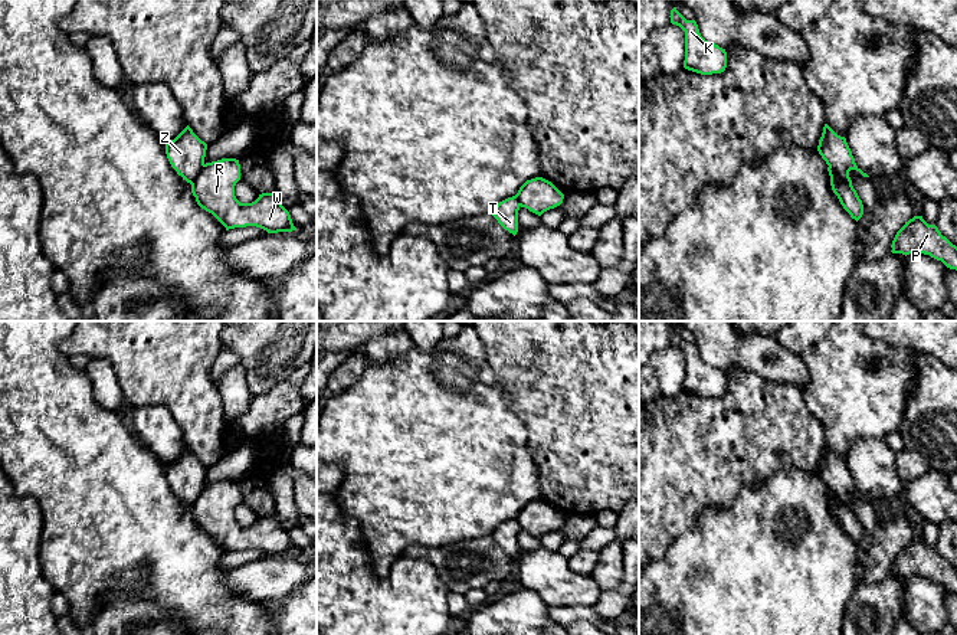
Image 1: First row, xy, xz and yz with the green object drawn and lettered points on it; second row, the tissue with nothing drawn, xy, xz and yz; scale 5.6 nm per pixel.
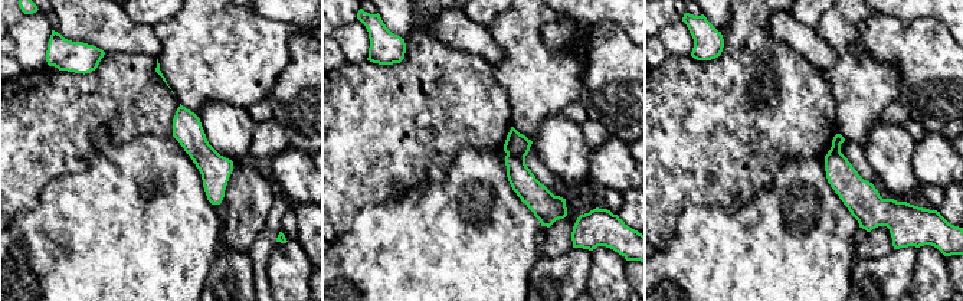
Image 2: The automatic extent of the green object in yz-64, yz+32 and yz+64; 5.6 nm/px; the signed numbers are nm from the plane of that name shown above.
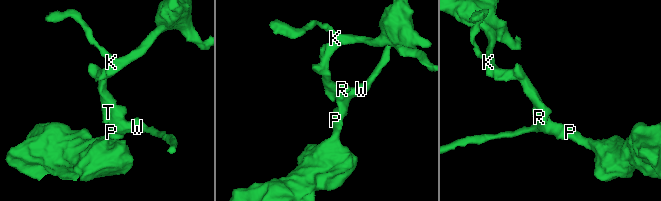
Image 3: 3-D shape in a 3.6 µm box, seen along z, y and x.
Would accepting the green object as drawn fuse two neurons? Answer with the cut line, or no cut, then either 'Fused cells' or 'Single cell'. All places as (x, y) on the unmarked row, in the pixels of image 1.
Split along yz (829, 488), (852, 511). Fused cells

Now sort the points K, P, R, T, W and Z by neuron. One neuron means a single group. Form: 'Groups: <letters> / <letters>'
Groups: K T Z / P R W

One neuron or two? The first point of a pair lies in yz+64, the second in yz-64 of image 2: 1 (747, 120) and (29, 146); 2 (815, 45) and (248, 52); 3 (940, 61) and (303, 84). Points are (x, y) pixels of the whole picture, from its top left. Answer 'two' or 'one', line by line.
1: one
2: two
3: one

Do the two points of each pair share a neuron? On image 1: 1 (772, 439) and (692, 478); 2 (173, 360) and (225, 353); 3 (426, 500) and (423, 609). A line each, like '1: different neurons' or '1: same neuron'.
1: same neuron
2: different neurons
3: different neurons

